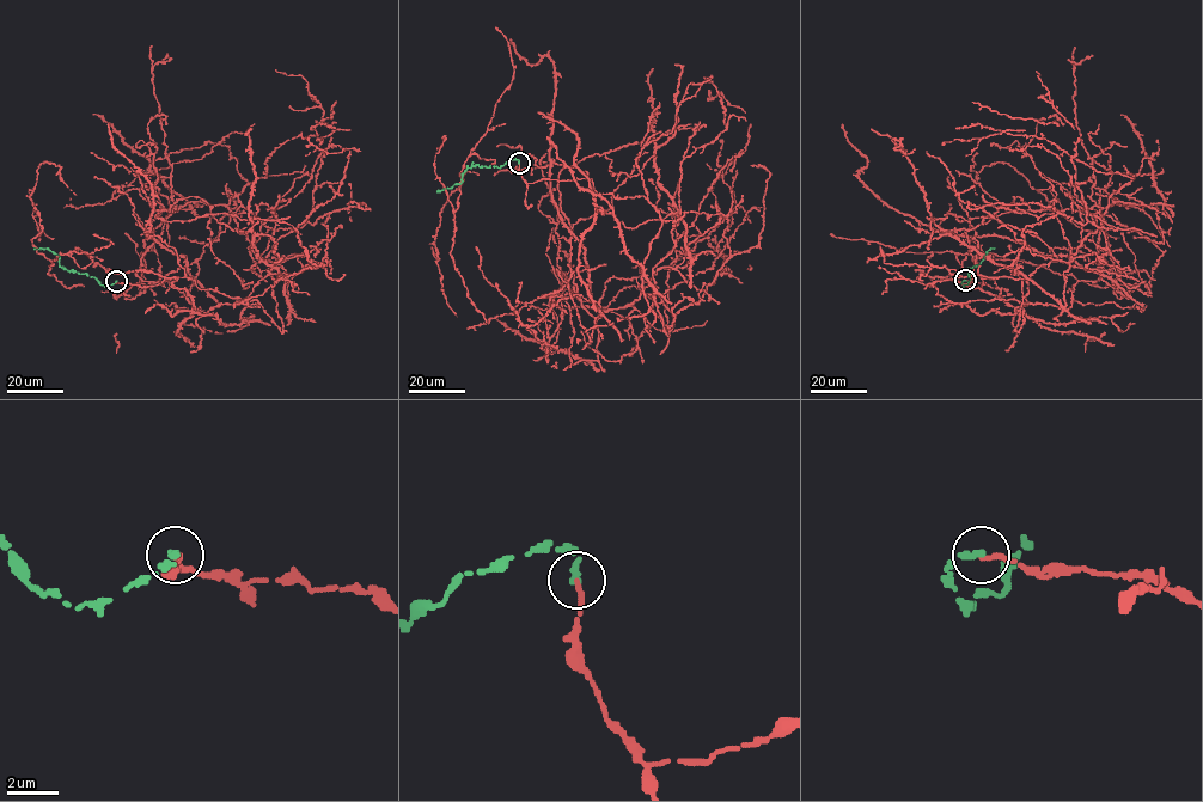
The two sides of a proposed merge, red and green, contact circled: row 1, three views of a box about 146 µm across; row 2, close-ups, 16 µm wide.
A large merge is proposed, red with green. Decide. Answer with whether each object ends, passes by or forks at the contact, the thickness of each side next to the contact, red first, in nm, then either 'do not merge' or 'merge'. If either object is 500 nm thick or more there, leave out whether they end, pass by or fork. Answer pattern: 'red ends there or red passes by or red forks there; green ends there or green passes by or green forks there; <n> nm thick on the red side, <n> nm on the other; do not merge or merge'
red ends there; green ends there; 220 nm thick on the red side, 320 nm on the other; merge

